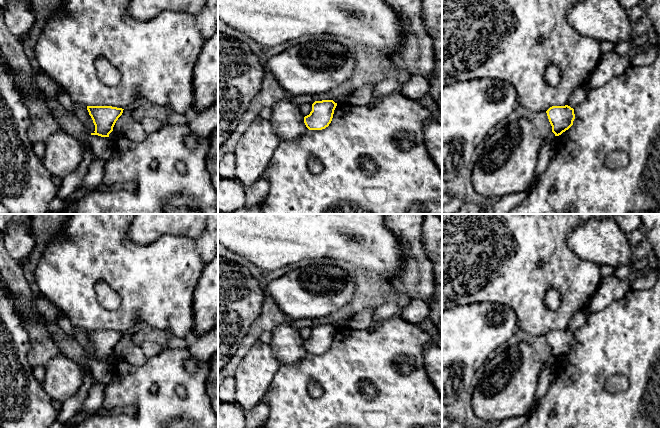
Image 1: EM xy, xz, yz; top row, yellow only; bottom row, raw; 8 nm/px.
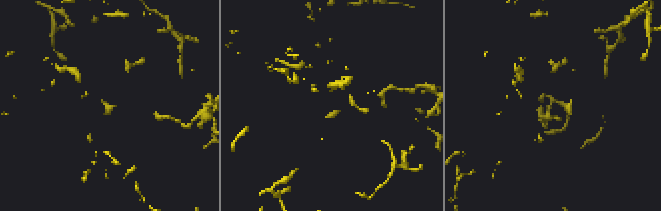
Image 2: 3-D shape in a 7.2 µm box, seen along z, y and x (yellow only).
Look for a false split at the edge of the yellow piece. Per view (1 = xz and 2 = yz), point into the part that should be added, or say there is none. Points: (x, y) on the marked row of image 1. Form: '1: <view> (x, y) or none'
1: none
2: none

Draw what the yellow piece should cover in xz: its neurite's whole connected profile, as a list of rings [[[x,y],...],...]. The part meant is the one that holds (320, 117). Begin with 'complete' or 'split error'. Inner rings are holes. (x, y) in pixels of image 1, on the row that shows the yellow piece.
complete | [[[333,100],[315,101],[312,111],[304,117],[304,123],[309,130],[322,130],[332,121],[334,110],[337,106]]]

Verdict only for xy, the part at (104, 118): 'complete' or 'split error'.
complete

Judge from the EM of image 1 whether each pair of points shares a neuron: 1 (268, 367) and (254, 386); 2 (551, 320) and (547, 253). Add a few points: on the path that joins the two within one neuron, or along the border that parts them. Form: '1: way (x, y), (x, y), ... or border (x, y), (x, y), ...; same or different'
1: way (263, 372), (254, 381); same
2: way (538, 303), (538, 274), (542, 270); same

